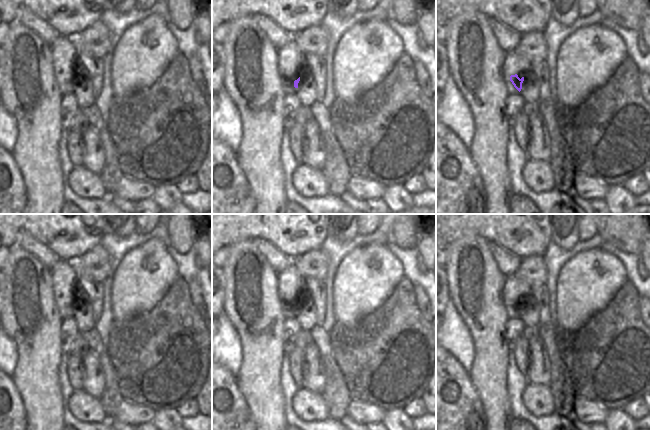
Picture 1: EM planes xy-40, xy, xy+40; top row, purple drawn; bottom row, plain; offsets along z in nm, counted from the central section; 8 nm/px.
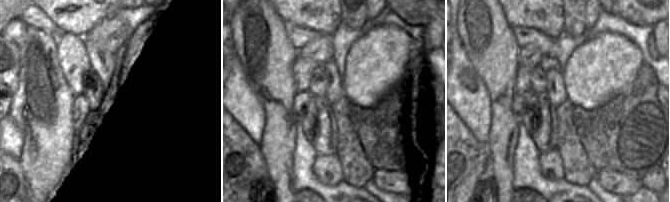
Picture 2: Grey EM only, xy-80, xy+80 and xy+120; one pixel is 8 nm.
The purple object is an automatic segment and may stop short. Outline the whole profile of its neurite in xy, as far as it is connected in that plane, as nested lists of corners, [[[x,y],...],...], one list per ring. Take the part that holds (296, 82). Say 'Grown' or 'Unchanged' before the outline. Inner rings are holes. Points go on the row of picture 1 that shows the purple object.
Grown. [[[292,40],[285,46],[277,48],[278,75],[285,94],[296,94],[298,83],[305,72],[304,54]]]

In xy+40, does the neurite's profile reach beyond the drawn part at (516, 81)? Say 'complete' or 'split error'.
split error

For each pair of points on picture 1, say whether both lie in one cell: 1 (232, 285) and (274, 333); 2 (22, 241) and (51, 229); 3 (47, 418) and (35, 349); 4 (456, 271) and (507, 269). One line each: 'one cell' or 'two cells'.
1: one cell
2: two cells
3: one cell
4: two cells

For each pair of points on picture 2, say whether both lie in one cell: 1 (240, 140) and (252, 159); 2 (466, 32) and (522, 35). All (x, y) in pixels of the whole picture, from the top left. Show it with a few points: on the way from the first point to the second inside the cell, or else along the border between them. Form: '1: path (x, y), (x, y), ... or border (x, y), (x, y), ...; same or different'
1: path (240, 145), (247, 154); same
2: border (511, 28), (514, 38), (520, 47); different

